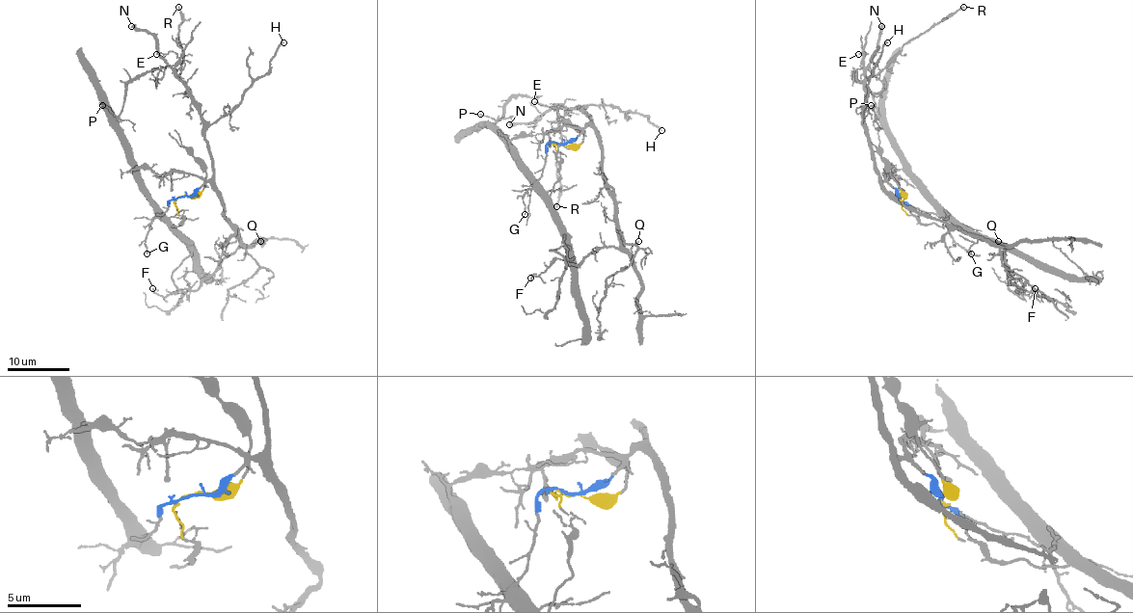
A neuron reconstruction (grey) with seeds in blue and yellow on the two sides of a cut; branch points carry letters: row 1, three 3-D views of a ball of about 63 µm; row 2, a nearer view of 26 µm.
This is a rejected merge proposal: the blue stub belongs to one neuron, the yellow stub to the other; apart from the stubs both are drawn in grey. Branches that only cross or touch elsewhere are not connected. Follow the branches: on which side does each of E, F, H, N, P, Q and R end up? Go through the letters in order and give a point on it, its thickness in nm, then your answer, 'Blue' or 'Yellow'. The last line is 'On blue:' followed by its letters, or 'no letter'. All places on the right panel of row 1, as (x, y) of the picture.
E: Place: (858, 54). Thickness 130 nm. Blue
F: Place: (1035, 288). Thickness 110 nm. Blue
H: Place: (887, 42). Thickness 180 nm. Blue
N: Place: (881, 26). Thickness 440 nm. Blue
P: Place: (871, 105). Thickness 120 nm. Yellow
Q: Place: (998, 241). Thickness 90 nm. Blue
R: Place: (963, 7). Thickness 200 nm. Blue
On blue: E, F, H, N, Q, R

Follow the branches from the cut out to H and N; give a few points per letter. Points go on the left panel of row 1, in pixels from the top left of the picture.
H: (180, 197), (192, 195), (213, 173), (205, 130), (235, 107), (243, 93), (269, 69), (277, 48), (283, 41)
N: (180, 197), (192, 195), (213, 173), (200, 104), (159, 54), (157, 40), (131, 26)

